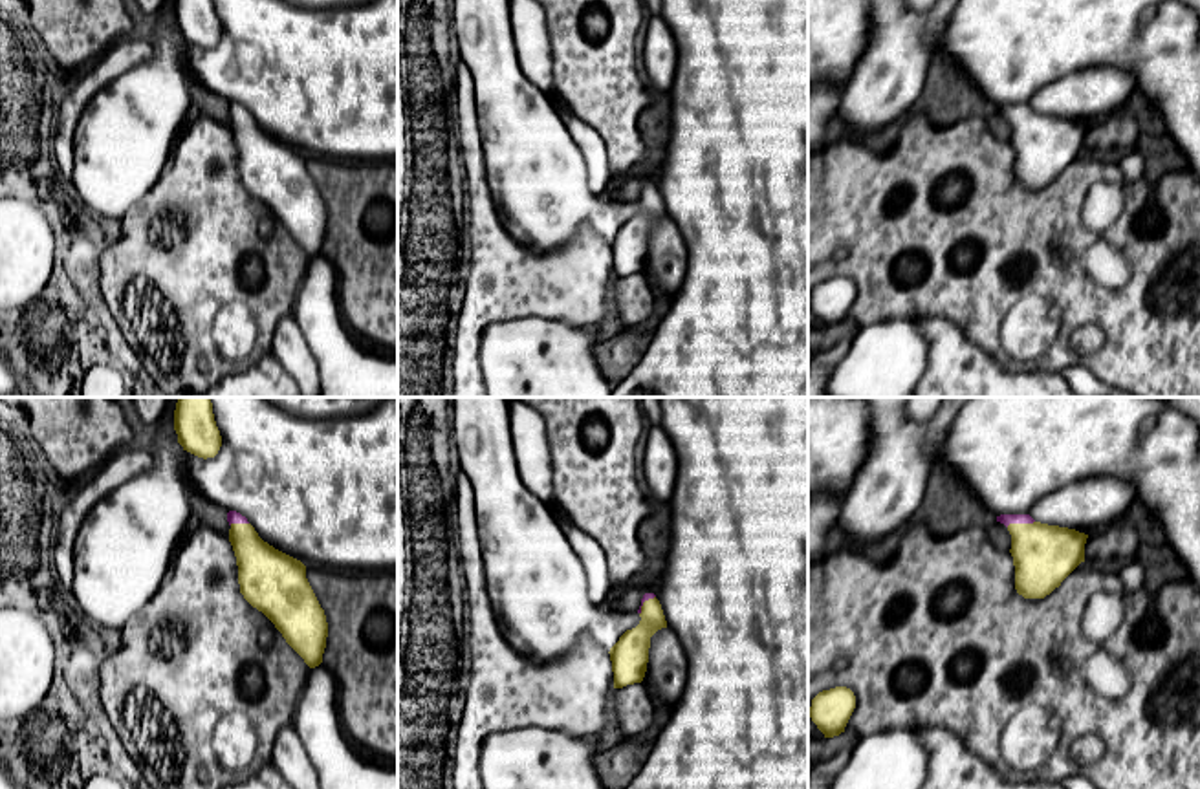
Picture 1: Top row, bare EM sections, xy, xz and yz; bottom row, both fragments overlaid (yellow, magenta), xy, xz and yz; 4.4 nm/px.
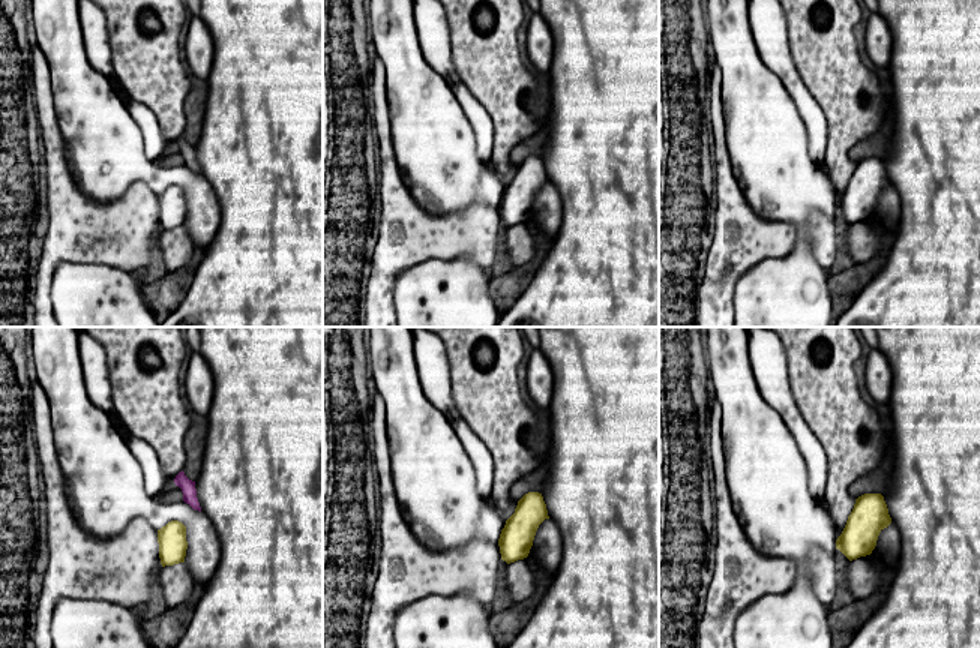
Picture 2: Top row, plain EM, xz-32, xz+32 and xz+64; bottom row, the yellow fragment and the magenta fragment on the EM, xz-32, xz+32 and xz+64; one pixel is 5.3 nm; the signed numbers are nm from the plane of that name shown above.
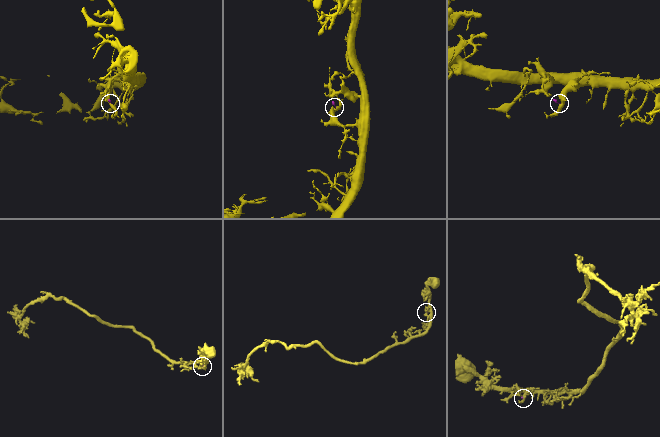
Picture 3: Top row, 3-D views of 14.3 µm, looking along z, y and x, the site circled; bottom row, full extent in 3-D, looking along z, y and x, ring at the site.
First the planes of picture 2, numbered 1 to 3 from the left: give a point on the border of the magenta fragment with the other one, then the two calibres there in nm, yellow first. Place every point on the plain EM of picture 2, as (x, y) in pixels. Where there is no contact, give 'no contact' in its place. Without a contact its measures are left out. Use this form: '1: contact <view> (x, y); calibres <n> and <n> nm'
1: no contact
2: no contact
3: no contact

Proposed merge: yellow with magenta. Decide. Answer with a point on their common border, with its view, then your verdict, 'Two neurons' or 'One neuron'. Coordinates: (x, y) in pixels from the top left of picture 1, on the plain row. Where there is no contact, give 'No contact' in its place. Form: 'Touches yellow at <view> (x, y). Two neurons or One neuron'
Touches yellow at yz (1019, 114). One neuron

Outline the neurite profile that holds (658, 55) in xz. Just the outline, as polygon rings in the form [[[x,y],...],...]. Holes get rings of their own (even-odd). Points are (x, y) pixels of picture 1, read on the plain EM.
[[[660,15],[649,16],[643,29],[645,44],[639,49],[643,75],[656,93],[667,93],[678,66],[678,48],[672,31]]]

